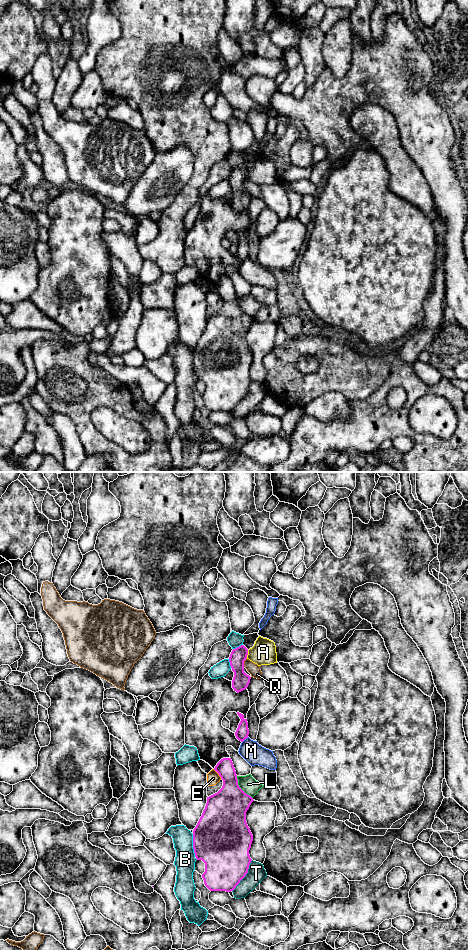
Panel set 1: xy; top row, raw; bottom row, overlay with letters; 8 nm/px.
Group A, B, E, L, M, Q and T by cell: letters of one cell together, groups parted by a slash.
A / B / E / L / M / Q / T

